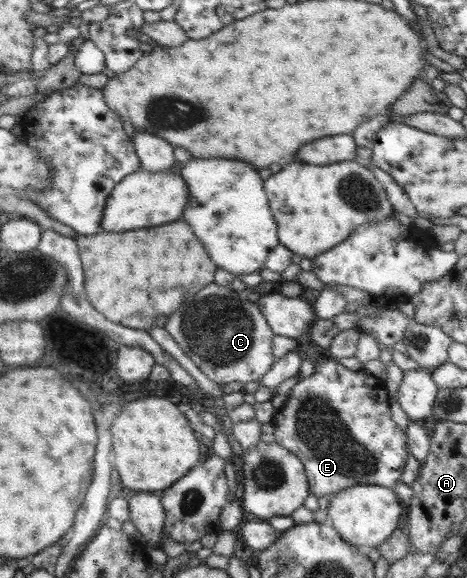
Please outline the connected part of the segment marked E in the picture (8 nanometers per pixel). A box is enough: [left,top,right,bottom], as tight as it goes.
[271,352,408,501]

